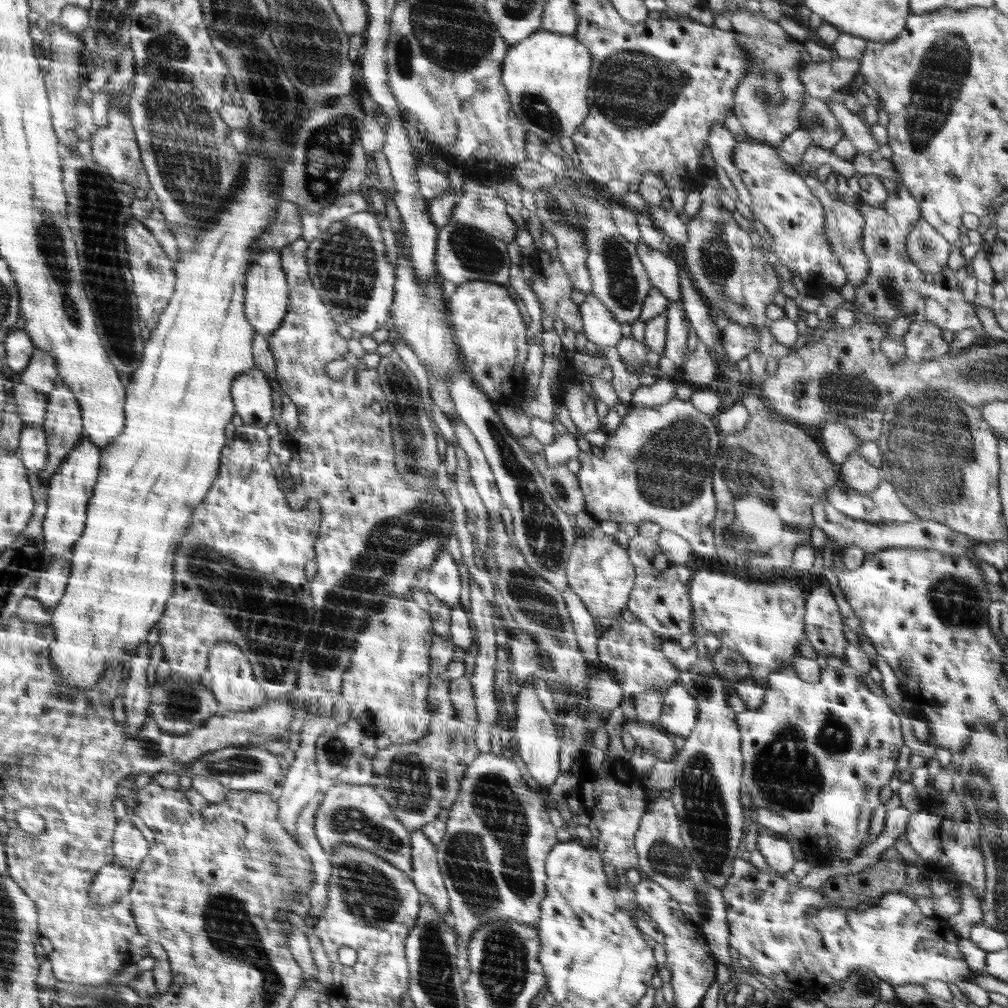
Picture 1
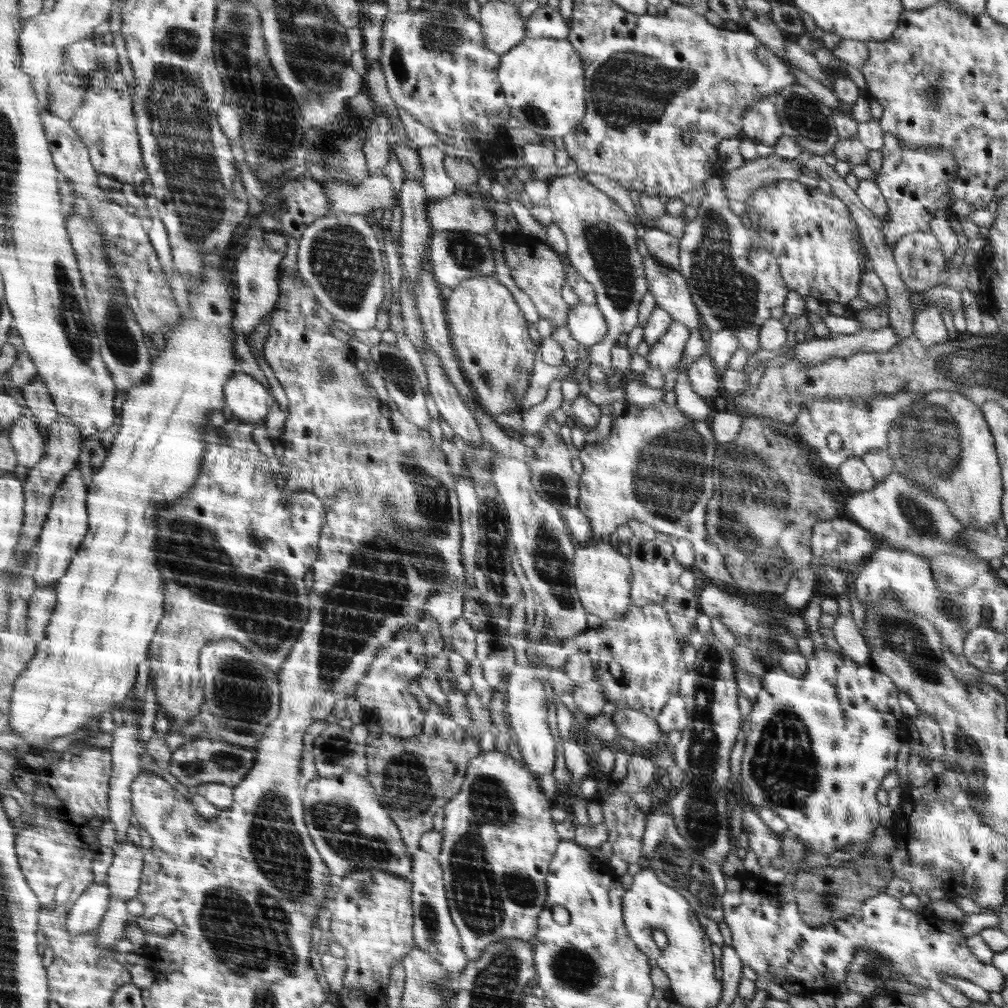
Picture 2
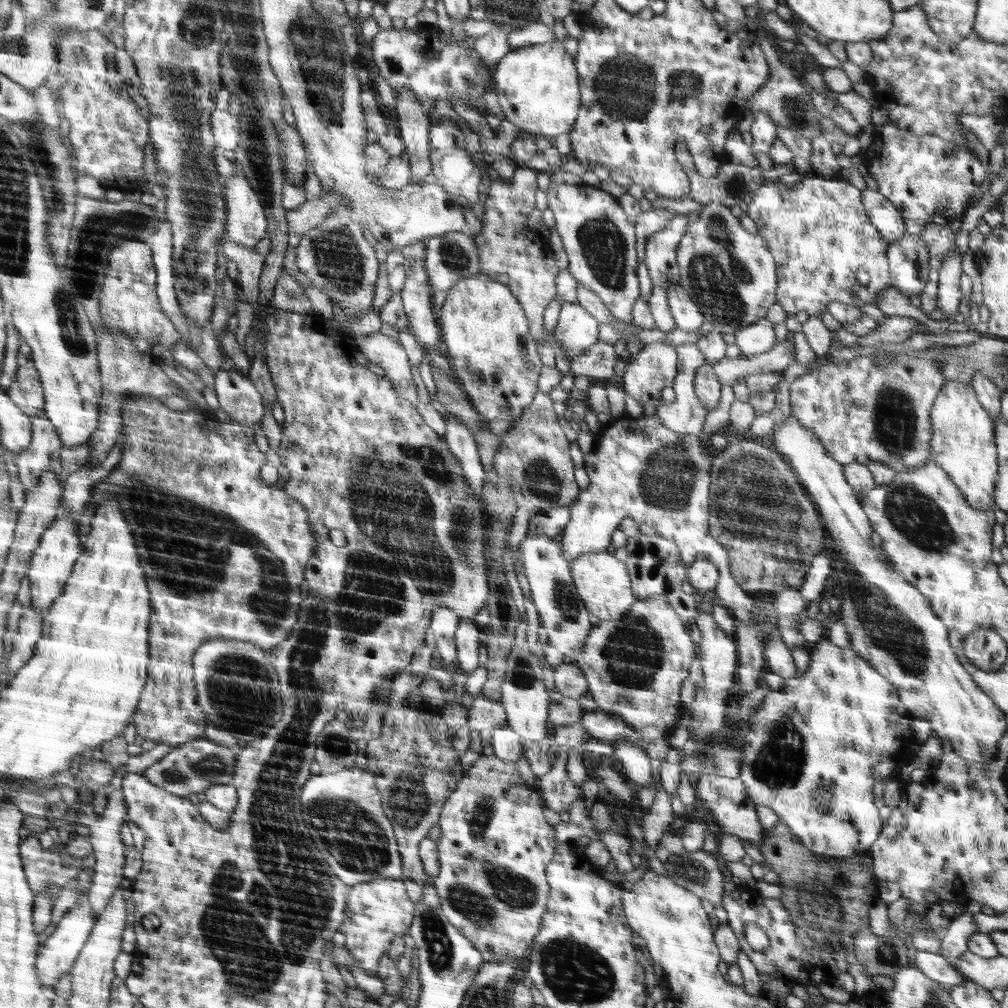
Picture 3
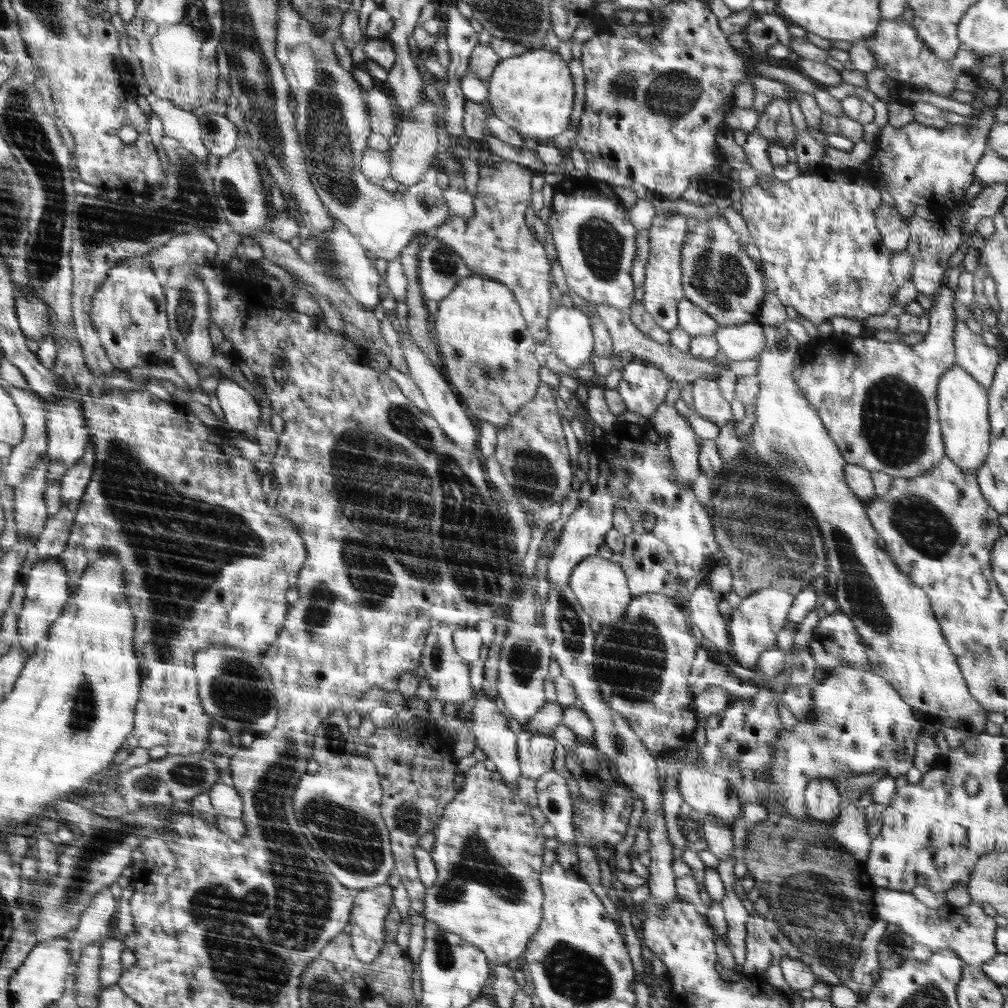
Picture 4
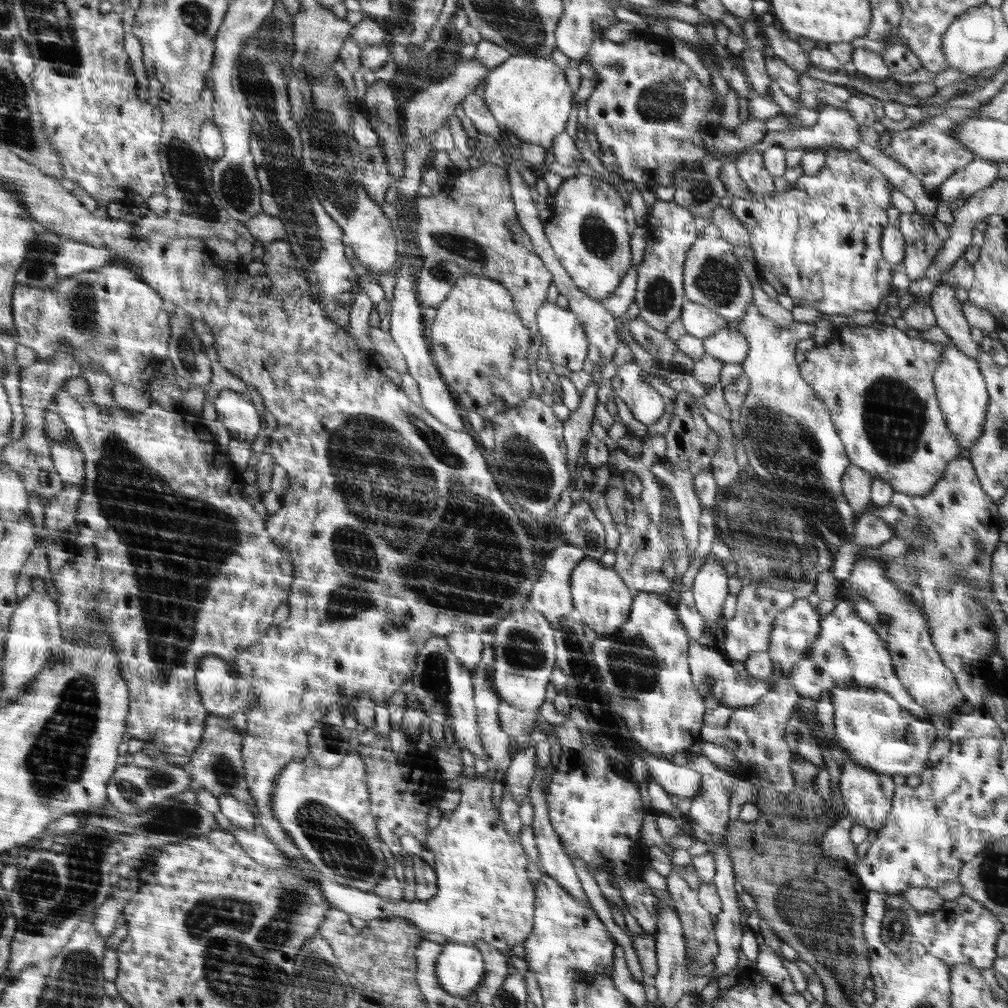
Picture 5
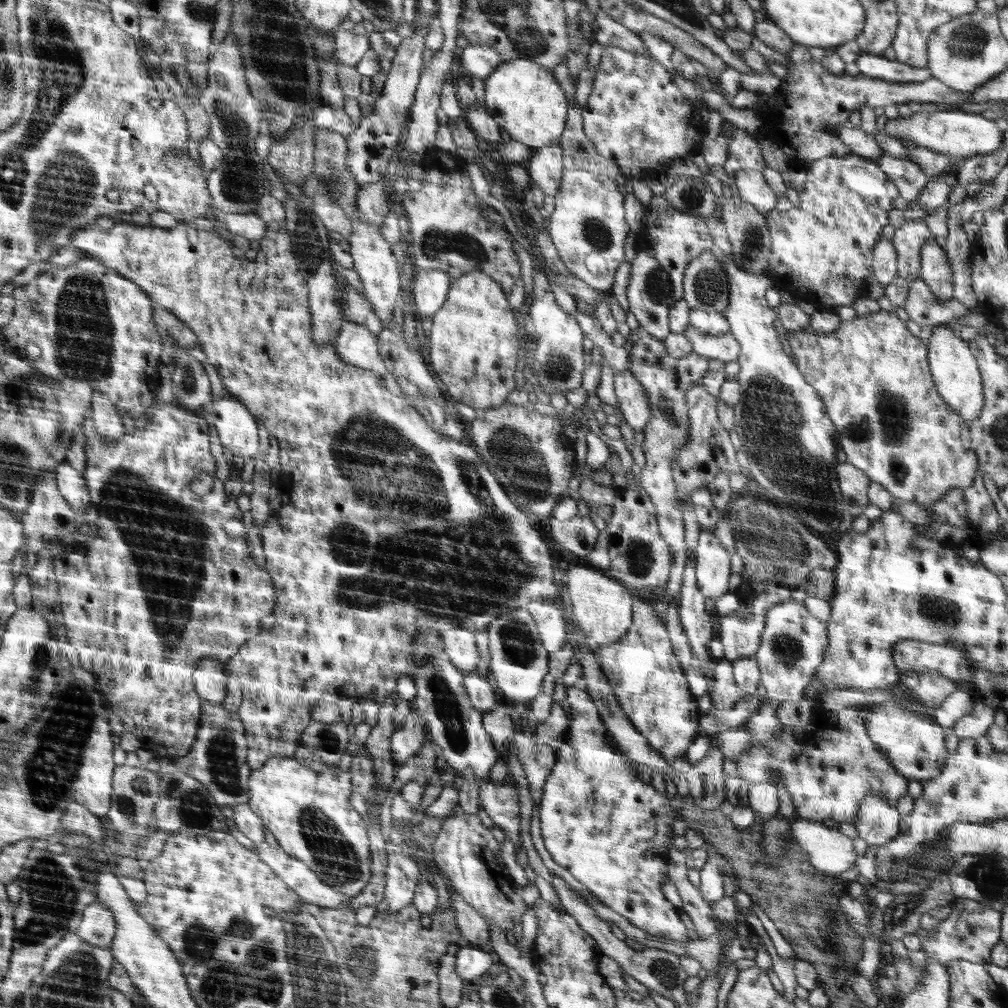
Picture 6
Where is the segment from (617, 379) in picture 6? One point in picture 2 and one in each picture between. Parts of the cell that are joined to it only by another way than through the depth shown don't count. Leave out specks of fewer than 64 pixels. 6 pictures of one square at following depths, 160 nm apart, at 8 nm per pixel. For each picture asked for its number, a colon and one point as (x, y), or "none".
2: (665, 354)
3: (654, 367)
4: (643, 387)
5: (647, 405)

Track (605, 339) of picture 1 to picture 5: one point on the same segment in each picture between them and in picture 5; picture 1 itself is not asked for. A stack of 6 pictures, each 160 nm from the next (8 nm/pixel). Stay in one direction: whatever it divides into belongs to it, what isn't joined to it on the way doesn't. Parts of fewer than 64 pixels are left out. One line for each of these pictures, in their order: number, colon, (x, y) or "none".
2: (587, 324)
3: (576, 331)
4: (571, 337)
5: (563, 333)

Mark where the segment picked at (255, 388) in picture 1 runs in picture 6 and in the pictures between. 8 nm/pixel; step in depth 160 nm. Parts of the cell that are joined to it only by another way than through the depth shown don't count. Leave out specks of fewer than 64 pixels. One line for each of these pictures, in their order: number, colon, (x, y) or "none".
2: (248, 400)
3: (239, 400)
4: (241, 412)
5: (239, 416)
6: (237, 430)

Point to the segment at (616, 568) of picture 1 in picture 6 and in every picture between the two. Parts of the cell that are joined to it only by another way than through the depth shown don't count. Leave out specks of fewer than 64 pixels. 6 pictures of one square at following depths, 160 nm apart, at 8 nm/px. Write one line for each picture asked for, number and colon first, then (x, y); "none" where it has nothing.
2: (603, 577)
3: (604, 584)
4: (601, 586)
5: (602, 600)
6: (604, 609)

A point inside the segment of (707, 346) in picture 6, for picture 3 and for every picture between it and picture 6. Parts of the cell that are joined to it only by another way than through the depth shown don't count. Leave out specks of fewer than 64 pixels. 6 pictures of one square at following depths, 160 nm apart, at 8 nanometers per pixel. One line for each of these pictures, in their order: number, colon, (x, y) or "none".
3: (759, 337)
4: (739, 342)
5: (728, 345)

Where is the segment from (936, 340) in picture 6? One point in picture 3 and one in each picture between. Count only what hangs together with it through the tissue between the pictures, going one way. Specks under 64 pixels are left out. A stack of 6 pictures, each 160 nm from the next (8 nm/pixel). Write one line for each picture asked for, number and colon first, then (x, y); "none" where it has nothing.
3: (962, 443)
4: (963, 406)
5: (962, 391)

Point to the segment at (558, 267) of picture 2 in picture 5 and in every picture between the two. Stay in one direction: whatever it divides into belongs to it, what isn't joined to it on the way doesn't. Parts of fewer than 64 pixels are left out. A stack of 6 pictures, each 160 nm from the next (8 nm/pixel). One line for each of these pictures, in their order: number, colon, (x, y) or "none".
3: (509, 252)
4: (495, 242)
5: (473, 222)

